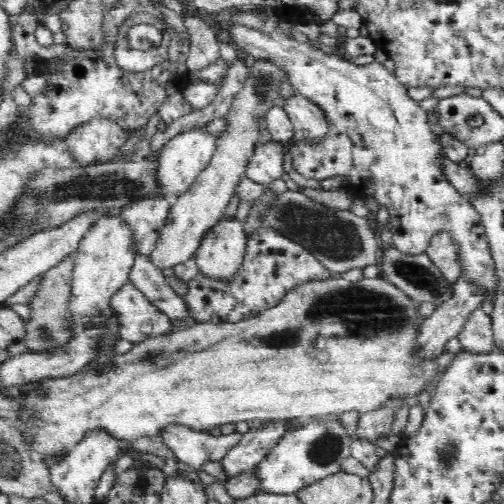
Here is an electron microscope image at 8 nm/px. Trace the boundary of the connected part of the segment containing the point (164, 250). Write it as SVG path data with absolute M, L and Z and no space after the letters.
M250 58L247 60L246 70L246 80L234 94L232 104L224 114L226 128L215 141L214 156L211 156L206 168L198 173L194 184L185 194L171 202L166 226L161 230L150 258L159 269L173 268L190 260L195 256L204 235L222 220L238 184L246 176L250 159L257 148L258 124L276 106L276 100L281 97L282 84L290 83L289 72L281 66L273 65L269 60Z

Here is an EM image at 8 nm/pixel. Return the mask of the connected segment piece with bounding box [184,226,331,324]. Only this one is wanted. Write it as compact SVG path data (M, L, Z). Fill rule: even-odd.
M270 226L259 228L248 239L246 256L240 272L230 282L208 279L198 273L189 283L184 300L196 323L222 324L248 320L259 312L272 308L296 284L326 277L331 272L298 241L290 240Z

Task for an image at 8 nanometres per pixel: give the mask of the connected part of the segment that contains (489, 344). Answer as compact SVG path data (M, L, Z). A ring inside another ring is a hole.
M481 308L471 312L458 334L458 340L462 343L463 350L471 353L490 354L496 350L490 316Z

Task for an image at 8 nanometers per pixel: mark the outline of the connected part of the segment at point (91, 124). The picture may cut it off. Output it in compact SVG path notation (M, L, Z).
M98 116L92 118L82 124L75 125L70 128L70 132L65 137L68 149L76 156L78 160L85 161L90 164L91 161L108 161L114 152L118 151L124 144L126 131L117 123L116 120L110 120L109 117Z

